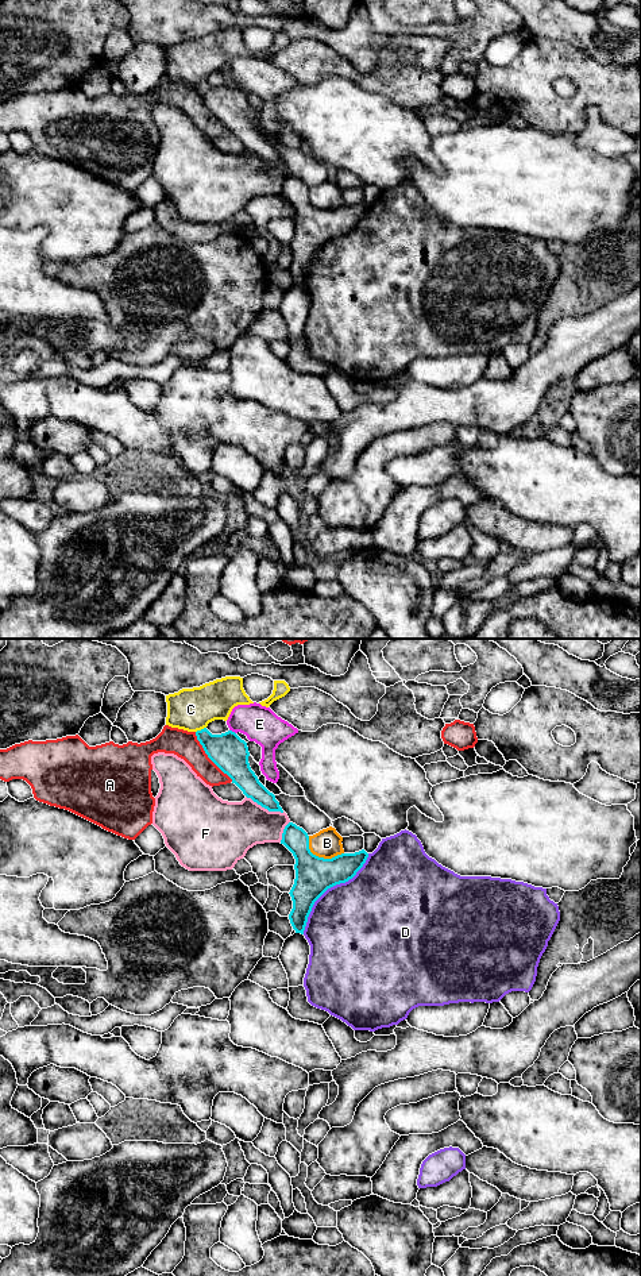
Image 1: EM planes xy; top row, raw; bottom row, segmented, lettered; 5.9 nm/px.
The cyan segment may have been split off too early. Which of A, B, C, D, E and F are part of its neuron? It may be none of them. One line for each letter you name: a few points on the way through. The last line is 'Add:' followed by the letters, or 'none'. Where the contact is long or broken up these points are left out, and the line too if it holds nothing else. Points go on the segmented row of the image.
Add: none

